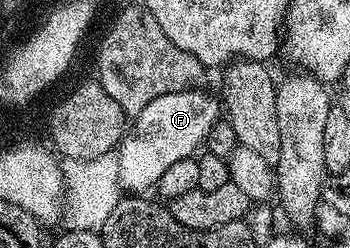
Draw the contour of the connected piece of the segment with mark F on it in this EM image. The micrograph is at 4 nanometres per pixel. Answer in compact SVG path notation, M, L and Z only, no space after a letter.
M204 89L178 91L174 95L158 95L140 113L118 146L118 179L121 190L140 195L151 190L162 179L162 174L178 159L193 156L205 144L210 127L221 120L222 105Z

